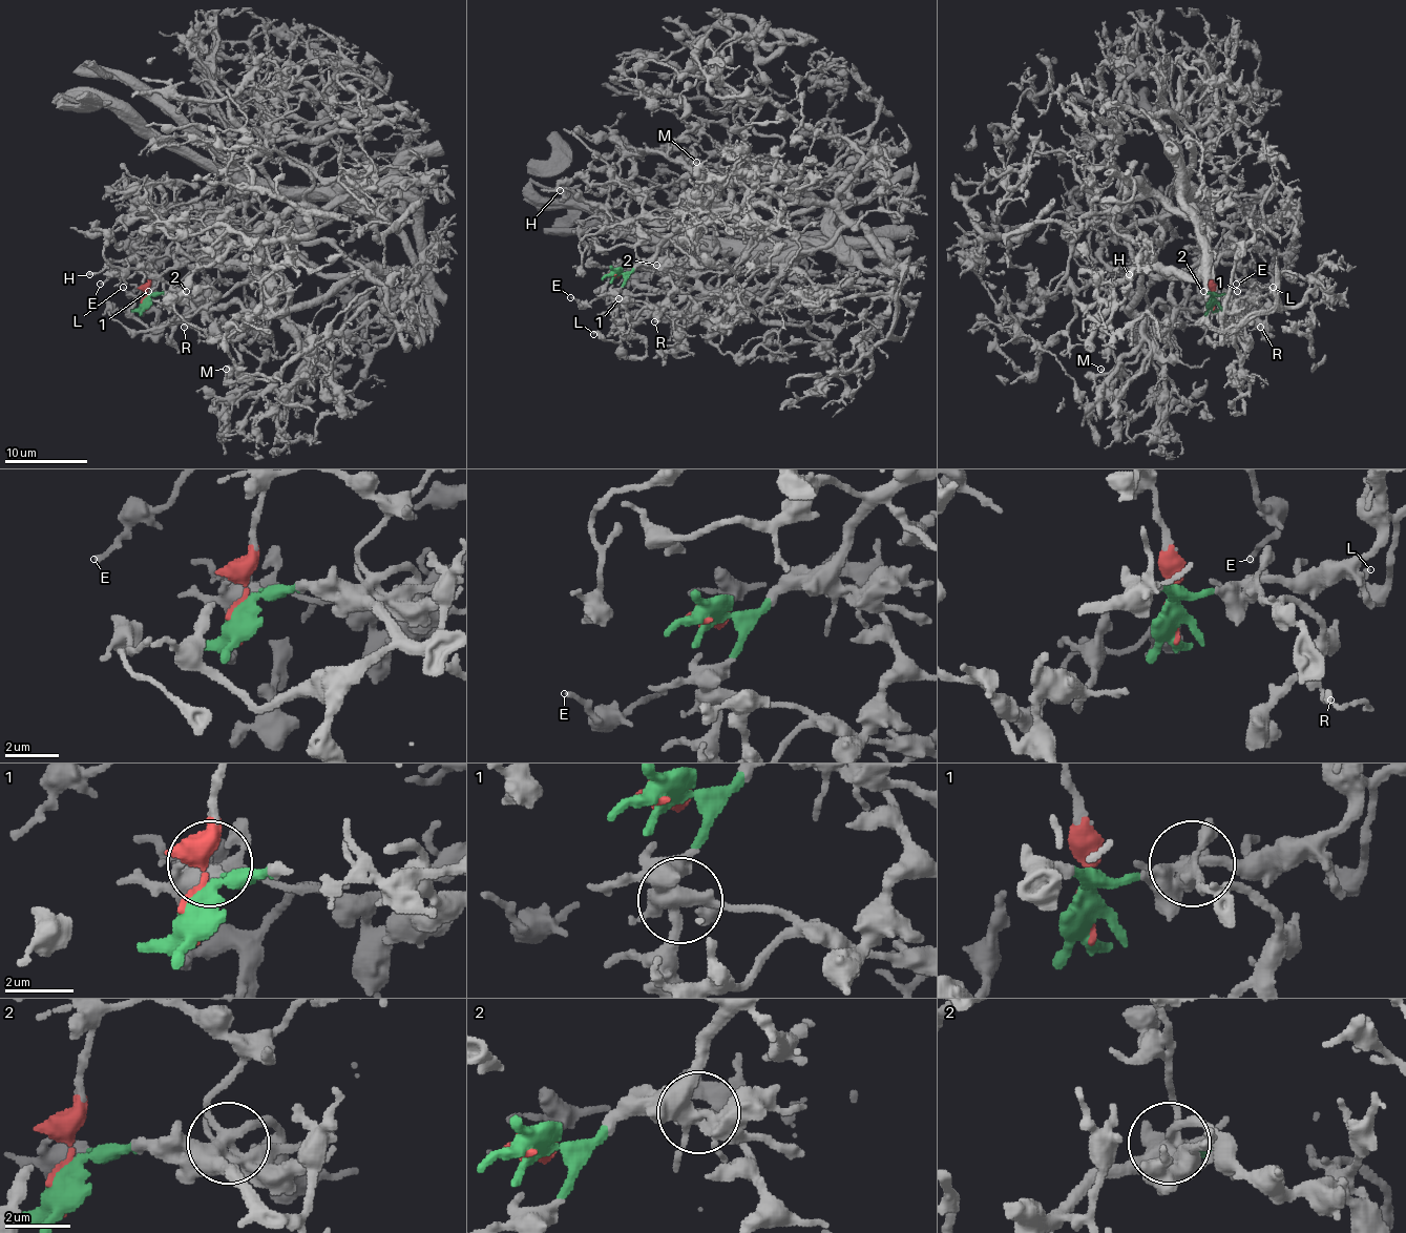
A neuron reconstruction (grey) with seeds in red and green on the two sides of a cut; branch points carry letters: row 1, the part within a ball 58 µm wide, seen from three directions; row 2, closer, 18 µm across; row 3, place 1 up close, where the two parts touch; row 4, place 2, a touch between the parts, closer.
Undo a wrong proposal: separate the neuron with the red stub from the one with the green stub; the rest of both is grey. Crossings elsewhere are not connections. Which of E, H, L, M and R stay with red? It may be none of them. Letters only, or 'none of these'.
E

